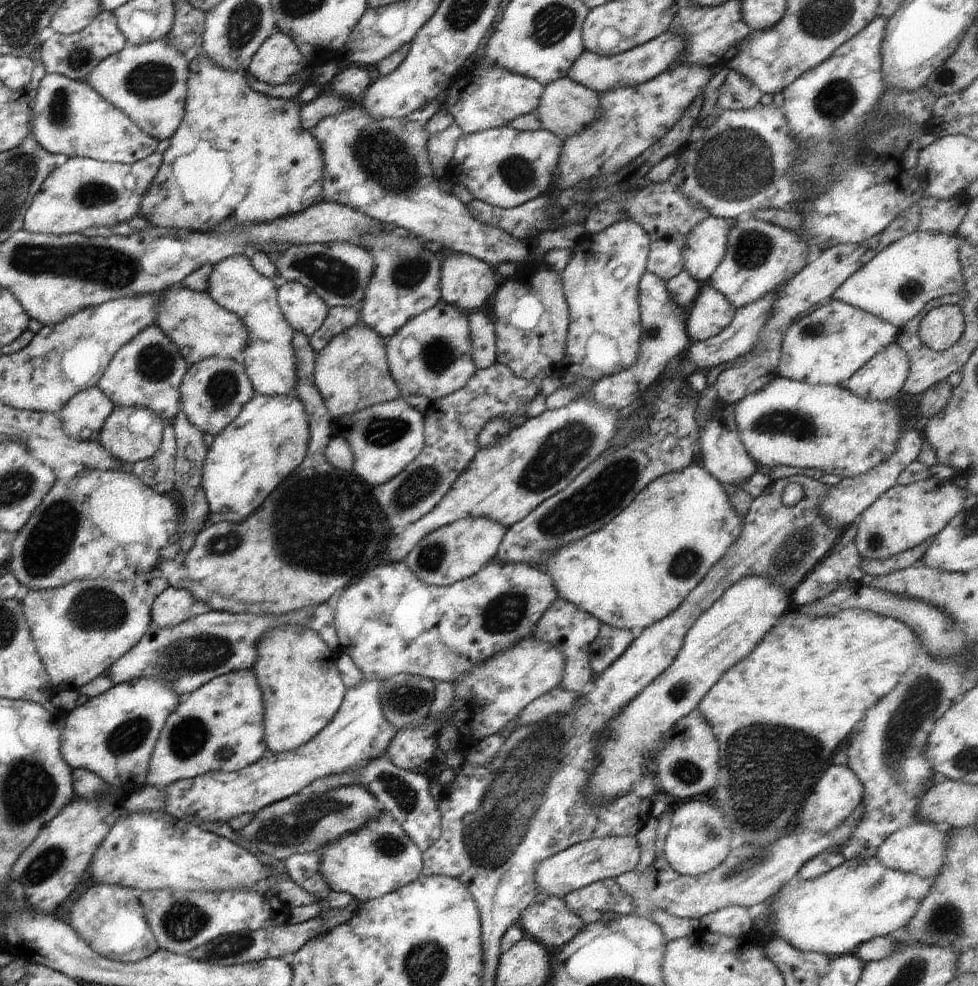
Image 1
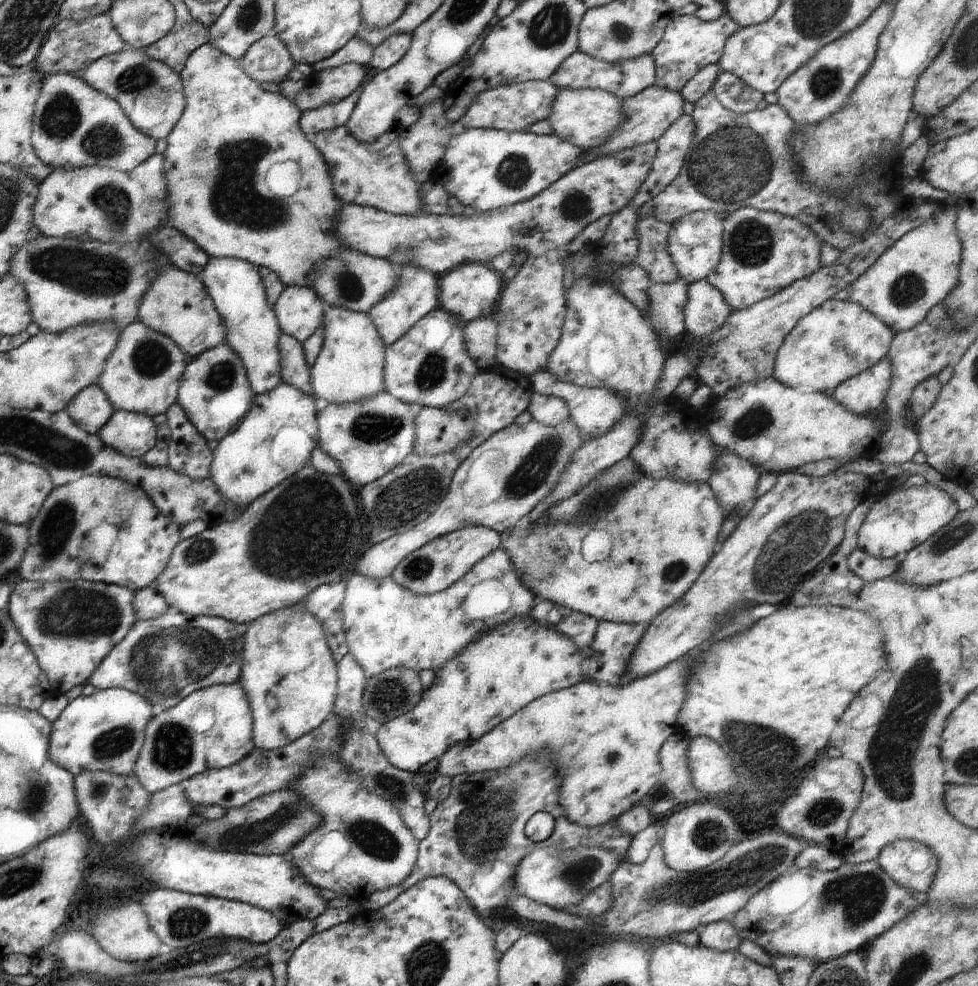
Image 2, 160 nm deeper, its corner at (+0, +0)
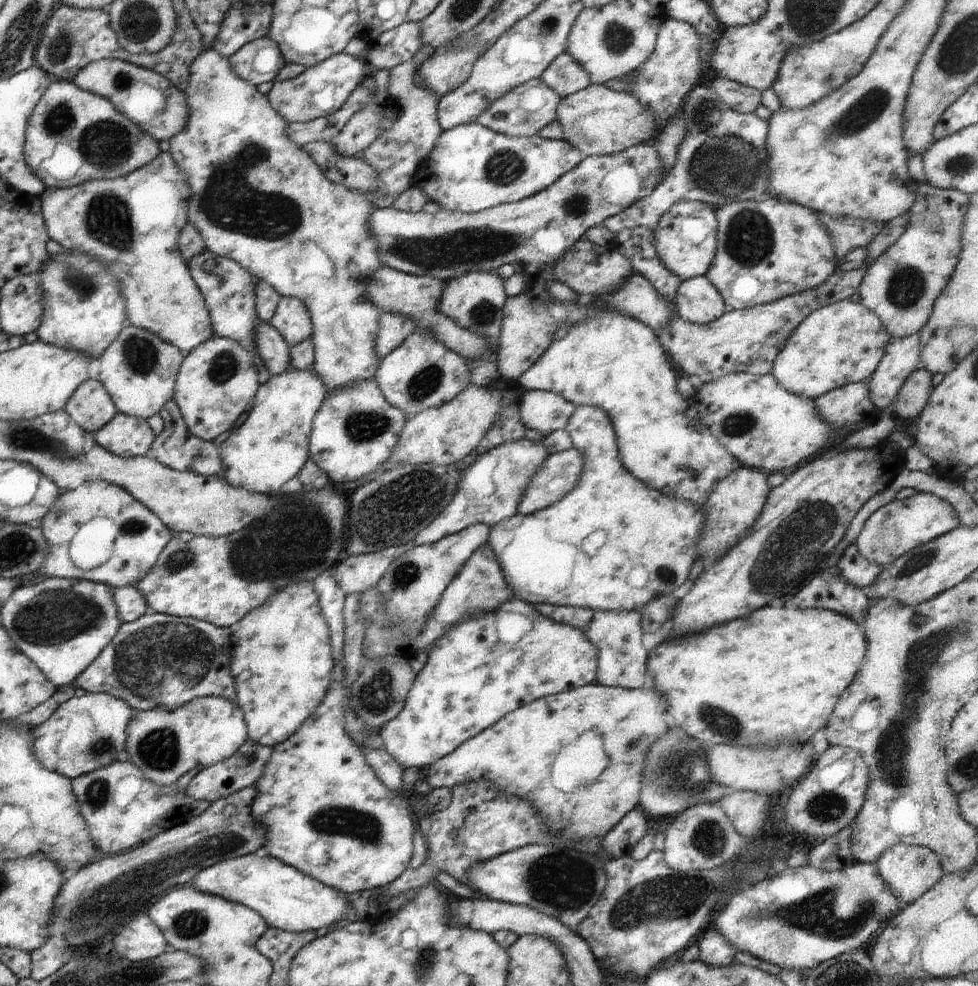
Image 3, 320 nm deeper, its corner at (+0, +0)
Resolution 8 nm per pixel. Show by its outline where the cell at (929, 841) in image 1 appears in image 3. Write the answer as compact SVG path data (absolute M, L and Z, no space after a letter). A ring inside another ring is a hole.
M895 844L892 848L886 849L883 856L880 856L875 863L880 876L891 888L892 894L904 906L913 903L925 892L928 892L946 874L938 855L933 850L918 845Z

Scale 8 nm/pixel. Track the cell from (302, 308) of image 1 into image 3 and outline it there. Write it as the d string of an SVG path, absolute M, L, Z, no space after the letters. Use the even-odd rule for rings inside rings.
M281 295L271 324L289 345L297 345L312 336L313 324L308 309L297 298Z

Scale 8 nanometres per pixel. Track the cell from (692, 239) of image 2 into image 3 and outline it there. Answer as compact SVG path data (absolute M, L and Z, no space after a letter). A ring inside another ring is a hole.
M698 201L674 203L654 230L655 249L662 264L682 281L705 275L717 247L717 218L712 206Z

